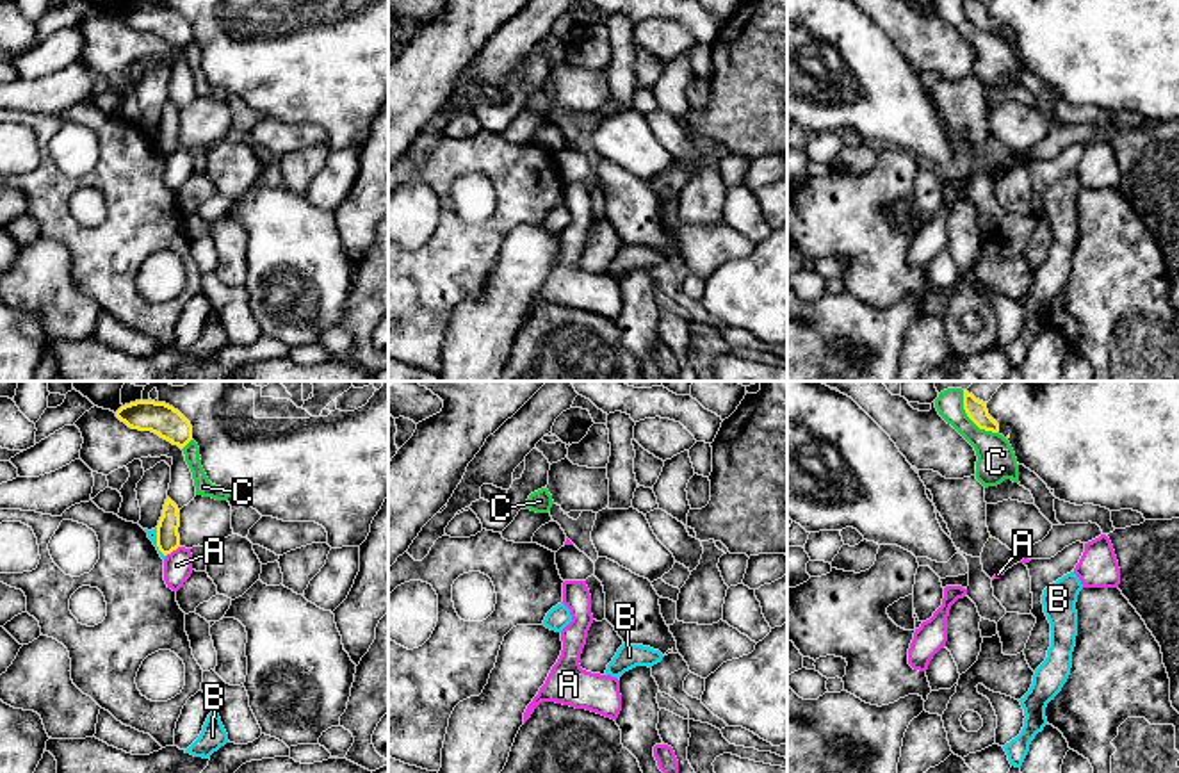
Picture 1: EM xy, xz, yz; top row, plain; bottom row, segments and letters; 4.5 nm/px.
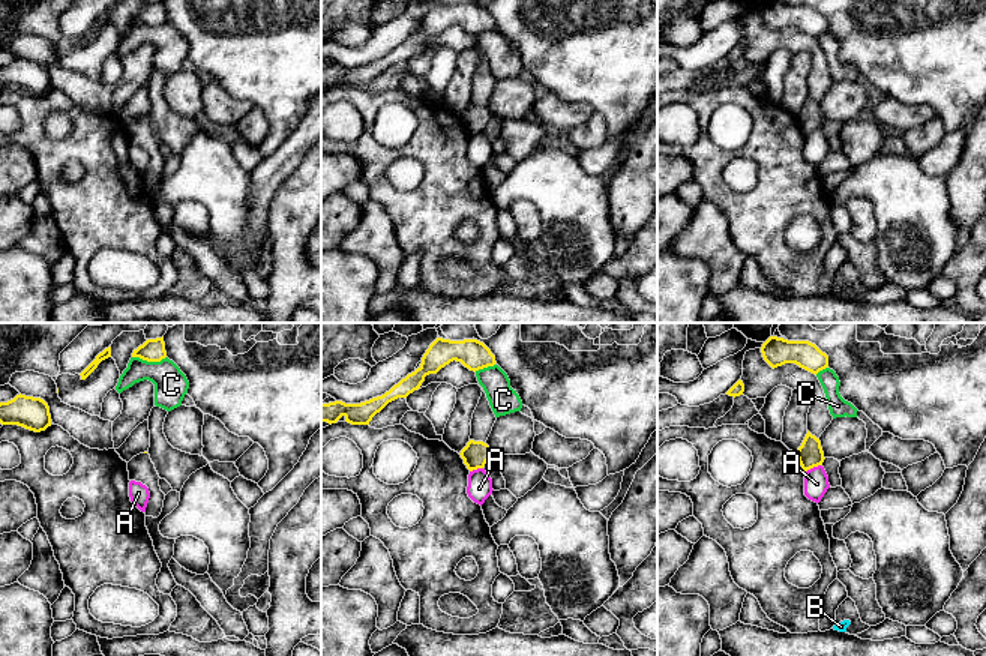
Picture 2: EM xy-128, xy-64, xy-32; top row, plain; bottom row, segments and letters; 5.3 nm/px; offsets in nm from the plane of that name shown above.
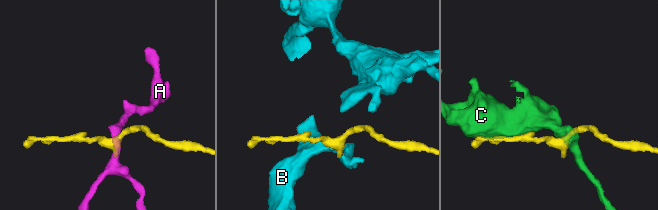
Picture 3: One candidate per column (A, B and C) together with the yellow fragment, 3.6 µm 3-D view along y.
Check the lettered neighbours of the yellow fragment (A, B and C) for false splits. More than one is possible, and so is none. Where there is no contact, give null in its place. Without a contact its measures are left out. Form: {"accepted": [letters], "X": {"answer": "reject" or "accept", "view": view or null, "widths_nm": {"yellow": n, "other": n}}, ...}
{"accepted": [], "A": {"answer": "reject", "view": "xy", "widths_nm": {"yellow": 110, "other": 130}}, "B": {"answer": "reject", "view": "xy", "widths_nm": {"yellow": 110, "other": 50}}, "C": {"answer": "reject", "view": "yz", "widths_nm": {"yellow": 100, "other": 180}}}

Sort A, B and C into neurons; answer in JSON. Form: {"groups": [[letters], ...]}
{"groups": [["A"], ["B"], ["C"]]}

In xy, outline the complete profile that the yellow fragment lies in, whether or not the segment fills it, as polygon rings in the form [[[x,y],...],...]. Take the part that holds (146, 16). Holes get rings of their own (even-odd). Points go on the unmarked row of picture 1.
[[[135,2],[121,7],[116,18],[132,30],[151,32],[183,50],[192,41],[191,23],[173,7],[155,2]]]

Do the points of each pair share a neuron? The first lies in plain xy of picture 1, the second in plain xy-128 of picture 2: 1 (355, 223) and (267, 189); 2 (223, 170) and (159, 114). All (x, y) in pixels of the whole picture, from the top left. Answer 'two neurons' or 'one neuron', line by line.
1: two neurons
2: one neuron

